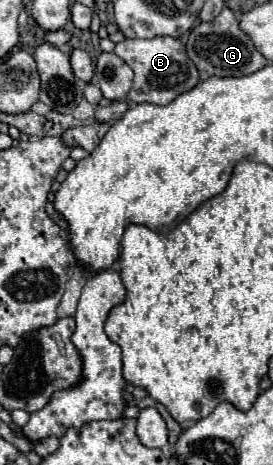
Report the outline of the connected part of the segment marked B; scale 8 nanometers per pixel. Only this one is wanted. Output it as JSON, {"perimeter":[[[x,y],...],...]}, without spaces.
{"perimeter":[[[156,36],[152,40],[132,40],[126,38],[124,42],[116,44],[114,54],[120,56],[132,70],[134,70],[134,84],[128,94],[128,100],[140,104],[140,102],[152,102],[152,104],[168,104],[178,94],[188,92],[198,84],[198,70],[188,58],[184,46],[180,40],[170,36]]]}

